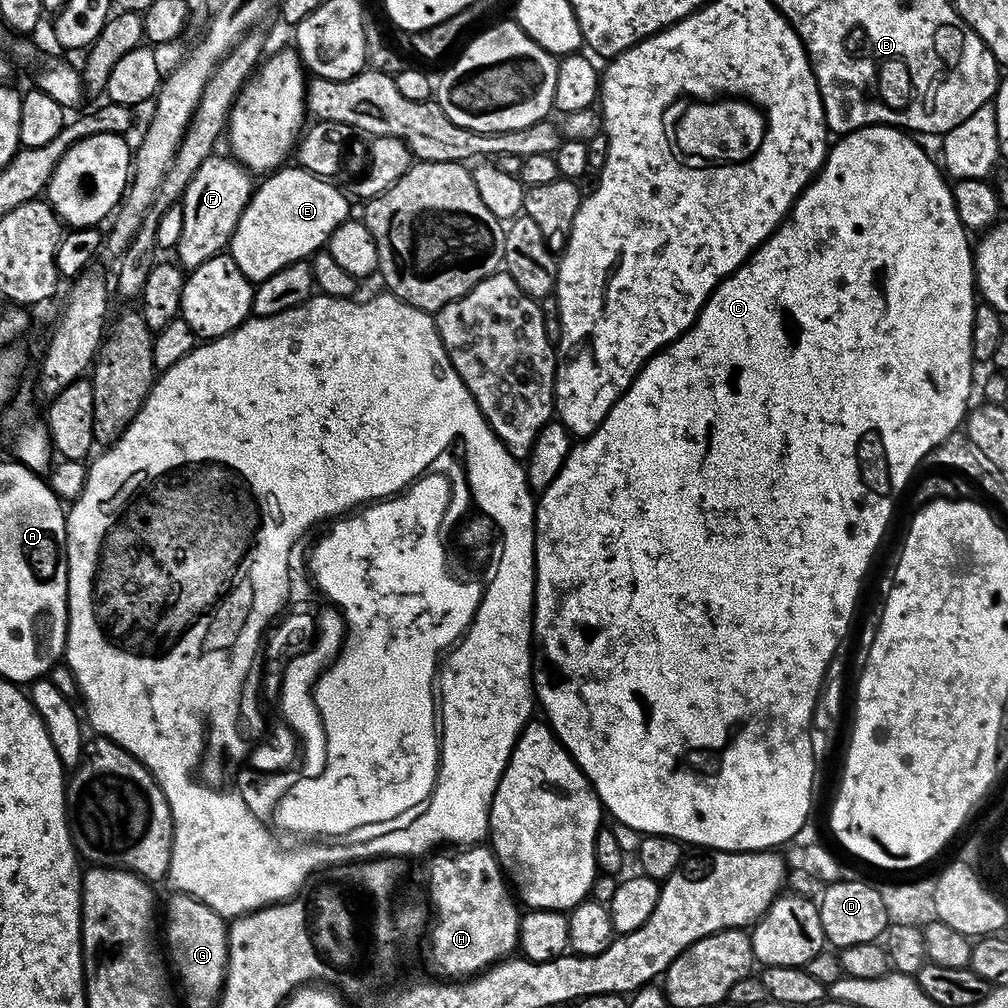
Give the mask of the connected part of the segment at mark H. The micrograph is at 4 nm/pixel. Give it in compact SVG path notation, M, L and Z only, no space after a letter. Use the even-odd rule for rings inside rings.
M468 846L457 852L460 852L457 856L438 857L428 868L428 896L432 899L430 908L434 913L430 924L432 941L428 944L428 960L440 978L471 978L511 957L517 951L520 939L522 912L516 909L517 901L510 891L509 881L496 853L488 846Z

